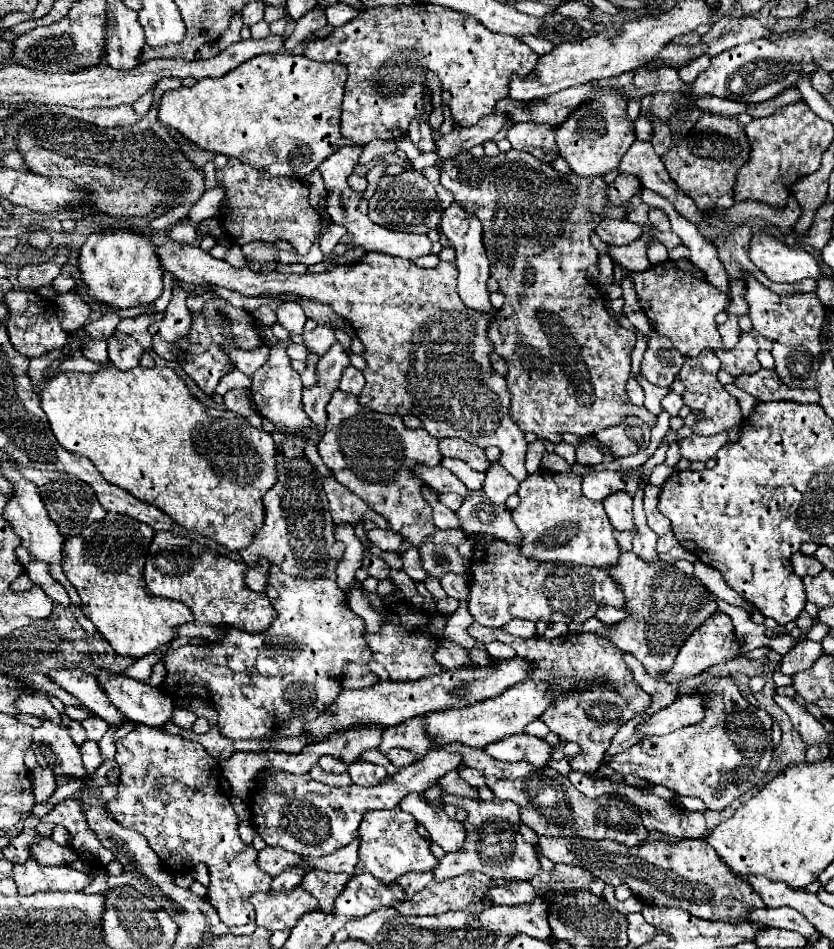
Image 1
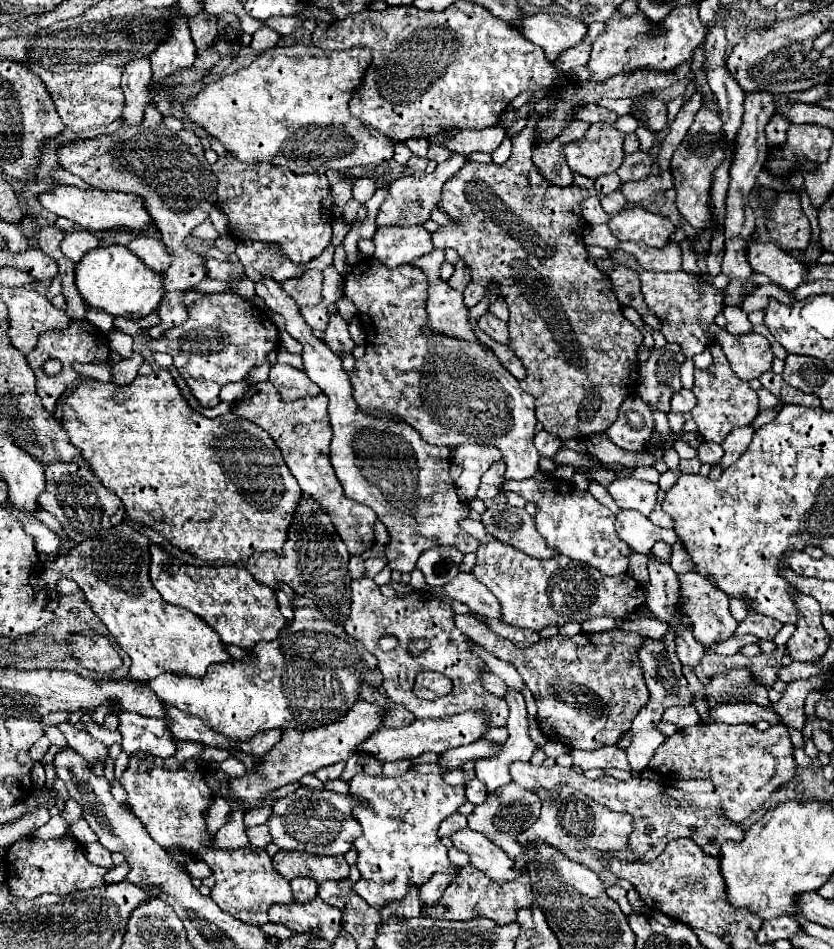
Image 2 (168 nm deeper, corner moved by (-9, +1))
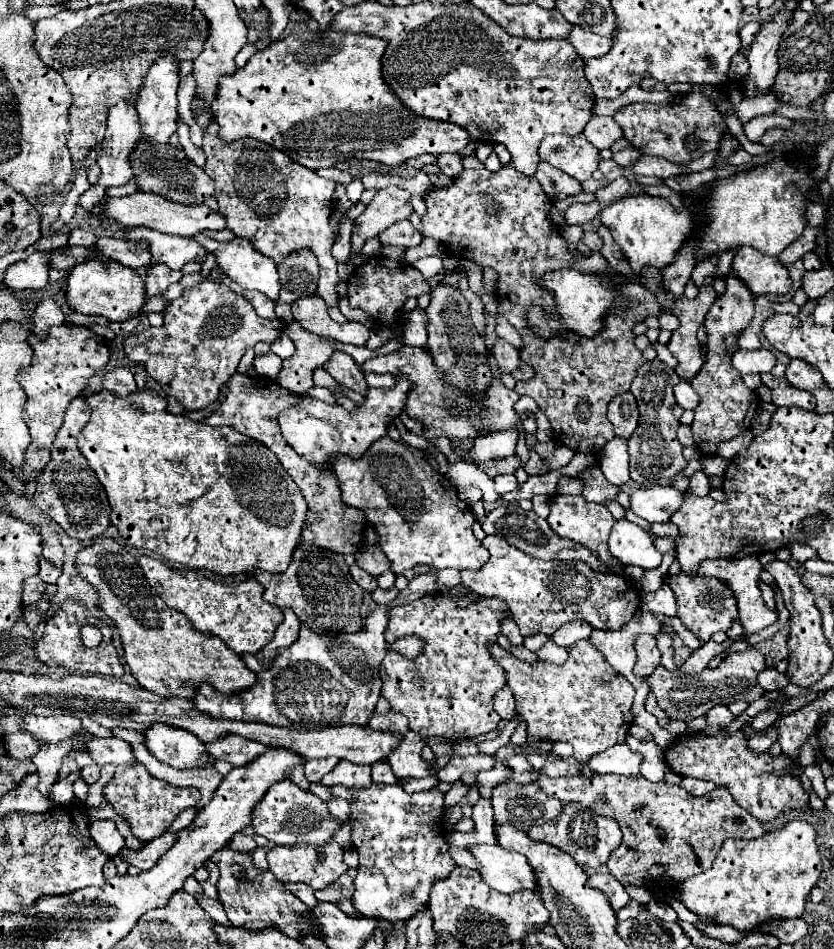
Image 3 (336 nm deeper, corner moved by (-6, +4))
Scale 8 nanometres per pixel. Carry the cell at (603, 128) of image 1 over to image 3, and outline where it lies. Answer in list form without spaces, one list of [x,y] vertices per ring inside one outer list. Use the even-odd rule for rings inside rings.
[[[550,134],[540,142],[538,154],[542,162],[548,162],[550,166],[566,172],[578,182],[590,180],[592,172],[600,162],[600,152],[594,150],[594,146],[586,142],[582,134],[580,136]]]

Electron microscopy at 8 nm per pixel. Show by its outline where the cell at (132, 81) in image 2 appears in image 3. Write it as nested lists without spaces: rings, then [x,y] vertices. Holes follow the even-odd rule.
[[[116,104],[116,106],[112,106],[110,112],[108,112],[108,128],[106,128],[106,136],[104,136],[104,142],[102,142],[100,158],[98,158],[98,166],[100,166],[102,174],[100,174],[98,182],[92,184],[78,200],[78,204],[84,210],[90,212],[106,196],[106,190],[110,186],[122,186],[134,176],[134,172],[130,168],[130,162],[128,162],[128,156],[136,148],[138,140],[140,140],[140,128],[138,128],[138,114],[134,112],[134,106],[132,104]]]

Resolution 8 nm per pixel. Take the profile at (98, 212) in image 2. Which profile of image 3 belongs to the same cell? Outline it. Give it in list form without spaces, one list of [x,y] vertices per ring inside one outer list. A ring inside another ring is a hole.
[[[138,192],[138,194],[132,194],[132,196],[122,196],[122,198],[106,198],[106,204],[104,204],[104,210],[102,210],[100,216],[102,218],[110,216],[112,220],[118,220],[124,228],[144,226],[144,228],[152,228],[152,230],[158,230],[158,232],[188,236],[188,238],[194,238],[204,230],[224,230],[226,228],[226,218],[220,212],[210,210],[206,204],[186,206],[186,204],[170,202],[170,200],[166,200],[158,194],[146,194],[146,192]]]

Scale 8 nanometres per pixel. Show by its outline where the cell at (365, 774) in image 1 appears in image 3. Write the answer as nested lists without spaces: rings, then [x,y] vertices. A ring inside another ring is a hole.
[[[372,784],[370,788],[360,788],[360,790],[352,790],[356,794],[356,802],[352,802],[352,814],[350,814],[350,824],[354,826],[352,830],[352,842],[360,854],[360,866],[358,866],[358,876],[354,880],[354,886],[356,886],[356,892],[354,892],[354,908],[358,914],[366,916],[366,918],[384,918],[388,922],[400,922],[400,920],[410,920],[412,916],[420,914],[426,910],[426,904],[428,904],[428,894],[430,894],[430,888],[434,882],[438,880],[444,880],[454,868],[456,868],[456,862],[452,860],[452,856],[448,854],[448,842],[444,838],[444,826],[440,824],[440,814],[442,814],[442,806],[444,806],[444,794],[440,794],[438,790],[426,790],[426,792],[416,792],[416,794],[406,794],[400,784]]]

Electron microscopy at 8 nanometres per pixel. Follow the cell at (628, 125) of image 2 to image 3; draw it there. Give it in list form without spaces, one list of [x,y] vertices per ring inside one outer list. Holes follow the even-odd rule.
[[[592,116],[590,122],[584,128],[584,136],[586,140],[598,148],[598,150],[606,150],[610,148],[618,138],[622,138],[622,130],[618,128],[614,118],[606,118],[606,116]]]

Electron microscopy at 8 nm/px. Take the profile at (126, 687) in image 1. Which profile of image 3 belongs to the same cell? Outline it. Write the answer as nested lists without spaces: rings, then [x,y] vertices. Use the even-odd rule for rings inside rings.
[[[224,736],[216,742],[206,744],[206,748],[210,748],[210,754],[214,758],[226,760],[232,766],[246,766],[266,752],[266,748],[262,748],[262,744],[256,740],[246,740],[242,736]]]

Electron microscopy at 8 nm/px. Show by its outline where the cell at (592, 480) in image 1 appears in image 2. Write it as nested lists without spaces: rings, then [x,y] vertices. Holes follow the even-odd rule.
[[[621,477],[615,479],[607,487],[607,491],[615,499],[619,509],[635,509],[641,511],[643,515],[649,515],[655,507],[655,495],[659,491],[659,485],[649,481],[639,481],[633,477]]]

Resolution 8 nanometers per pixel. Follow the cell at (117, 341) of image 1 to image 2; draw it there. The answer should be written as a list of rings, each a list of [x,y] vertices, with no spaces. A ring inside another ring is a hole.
[[[133,353],[129,359],[121,359],[113,367],[113,383],[131,383],[137,377],[141,365],[143,365],[141,353]]]

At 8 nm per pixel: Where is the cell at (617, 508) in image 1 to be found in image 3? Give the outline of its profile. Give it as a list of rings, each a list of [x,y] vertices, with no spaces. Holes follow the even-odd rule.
[[[628,520],[614,522],[608,538],[608,548],[610,554],[624,566],[640,566],[644,570],[652,570],[662,562],[662,554],[654,548],[650,536]]]

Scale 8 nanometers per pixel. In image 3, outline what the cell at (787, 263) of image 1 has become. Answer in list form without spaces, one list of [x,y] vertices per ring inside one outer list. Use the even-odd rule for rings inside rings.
[[[742,246],[736,252],[732,272],[750,288],[754,296],[786,294],[792,286],[788,270],[776,256],[766,256],[750,246]]]

